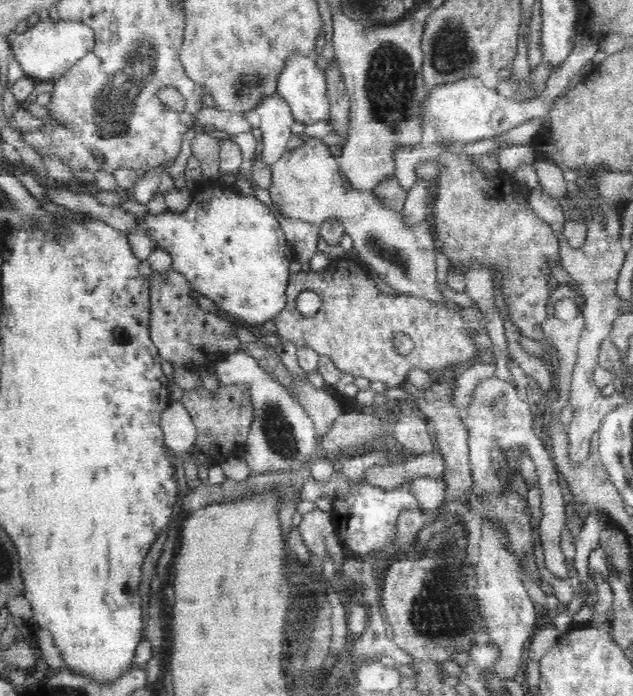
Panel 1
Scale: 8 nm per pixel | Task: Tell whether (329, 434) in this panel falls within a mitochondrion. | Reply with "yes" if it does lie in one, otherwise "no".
no

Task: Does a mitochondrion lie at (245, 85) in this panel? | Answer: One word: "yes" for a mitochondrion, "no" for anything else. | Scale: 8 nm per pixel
yes

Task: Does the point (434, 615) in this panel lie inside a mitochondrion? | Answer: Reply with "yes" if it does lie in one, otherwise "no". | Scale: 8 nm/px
yes

